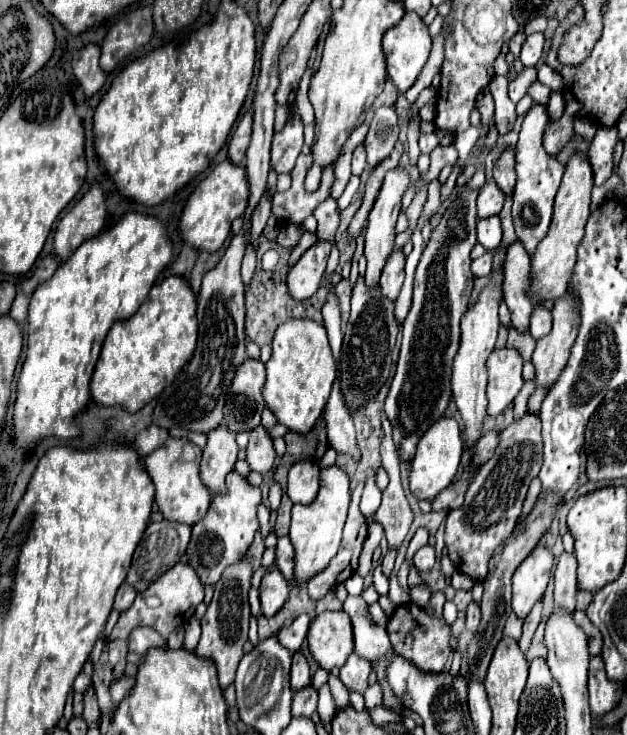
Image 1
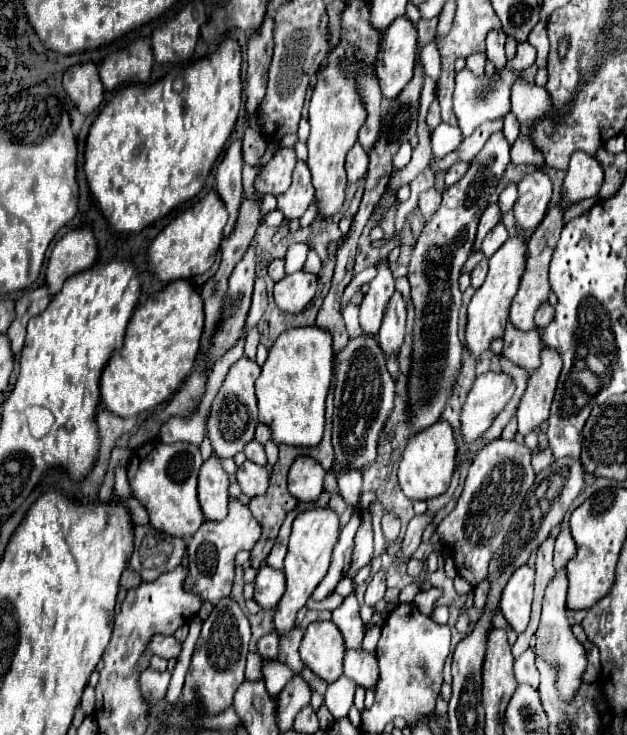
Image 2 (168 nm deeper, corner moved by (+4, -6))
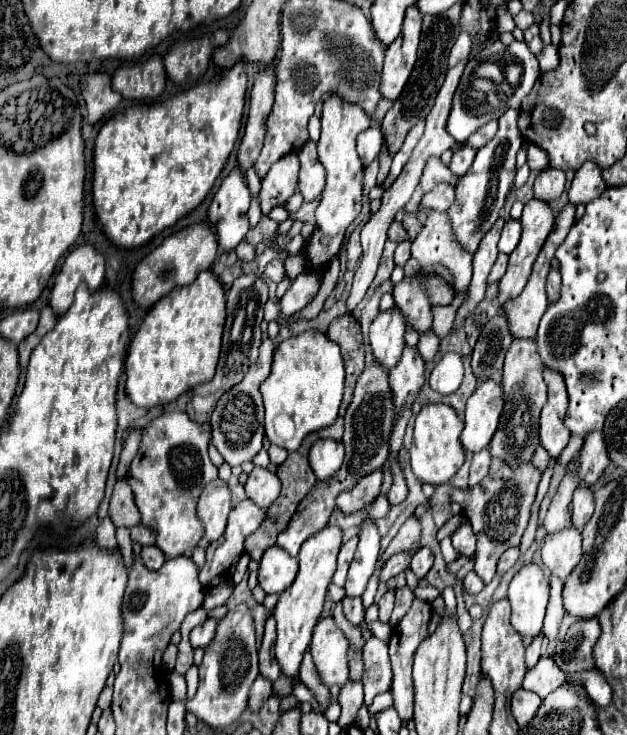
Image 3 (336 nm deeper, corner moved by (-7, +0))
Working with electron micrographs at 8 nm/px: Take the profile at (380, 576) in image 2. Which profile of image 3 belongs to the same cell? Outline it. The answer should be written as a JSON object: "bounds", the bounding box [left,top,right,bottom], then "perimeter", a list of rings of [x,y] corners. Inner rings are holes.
{"bounds":[378,590,394,622],"perimeter":[[[388,590],[388,592],[380,598],[380,602],[378,602],[380,620],[382,620],[382,622],[388,622],[390,612],[392,612],[392,606],[394,606],[394,590]]]}

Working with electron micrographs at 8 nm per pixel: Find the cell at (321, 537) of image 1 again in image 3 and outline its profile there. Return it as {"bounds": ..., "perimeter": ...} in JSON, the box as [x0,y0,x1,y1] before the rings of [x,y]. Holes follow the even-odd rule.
{"bounds":[272,524,342,678],"perimeter":[[[326,524],[326,528],[312,534],[300,548],[300,554],[298,554],[300,570],[298,570],[294,584],[286,592],[282,592],[278,604],[272,612],[272,616],[276,618],[276,624],[278,624],[278,638],[276,638],[276,646],[274,646],[276,660],[282,668],[282,672],[290,678],[298,678],[298,668],[300,668],[302,656],[312,640],[312,630],[320,618],[326,588],[336,570],[336,556],[338,556],[340,546],[342,546],[342,530],[338,526]]]}

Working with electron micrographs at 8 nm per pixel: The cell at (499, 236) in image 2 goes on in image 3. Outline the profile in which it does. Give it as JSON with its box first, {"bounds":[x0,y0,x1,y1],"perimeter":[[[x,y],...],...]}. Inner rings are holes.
{"bounds":[498,220,520,254],"perimeter":[[[508,220],[502,228],[502,236],[498,242],[498,250],[504,254],[510,254],[520,240],[520,220]]]}

